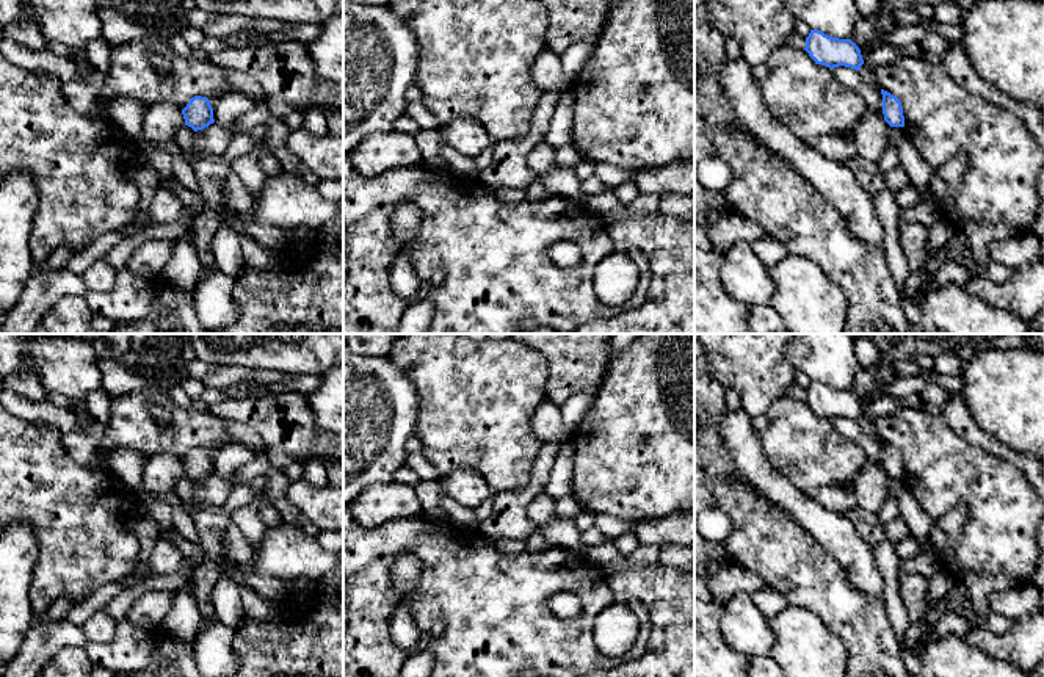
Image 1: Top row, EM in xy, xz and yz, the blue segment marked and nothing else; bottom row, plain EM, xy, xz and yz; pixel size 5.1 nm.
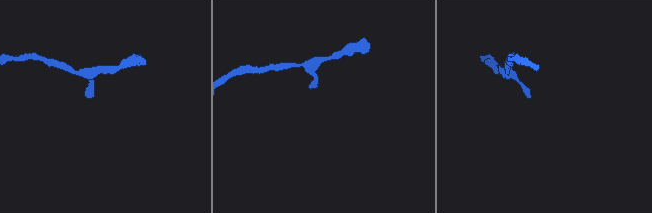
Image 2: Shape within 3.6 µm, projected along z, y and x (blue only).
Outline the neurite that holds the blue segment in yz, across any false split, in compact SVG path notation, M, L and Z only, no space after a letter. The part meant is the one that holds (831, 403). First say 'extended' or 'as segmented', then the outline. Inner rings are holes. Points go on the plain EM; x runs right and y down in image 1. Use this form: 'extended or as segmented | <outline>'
as segmented | M810 381L806 389L809 407L829 420L845 417L859 422L864 415L859 398L851 390L839 390L820 381Z

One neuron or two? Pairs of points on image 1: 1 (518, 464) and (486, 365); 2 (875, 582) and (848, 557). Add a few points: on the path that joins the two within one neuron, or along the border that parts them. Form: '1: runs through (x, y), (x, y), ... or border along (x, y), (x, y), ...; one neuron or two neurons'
1: runs through (496, 439), (486, 422), (486, 390); one neuron
2: runs through (869, 575), (855, 561); one neuron

